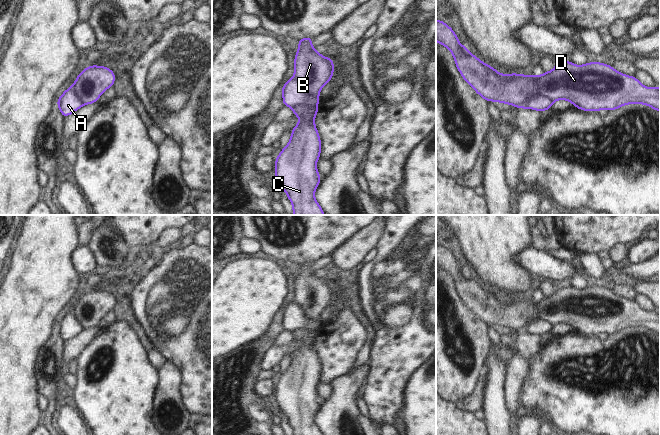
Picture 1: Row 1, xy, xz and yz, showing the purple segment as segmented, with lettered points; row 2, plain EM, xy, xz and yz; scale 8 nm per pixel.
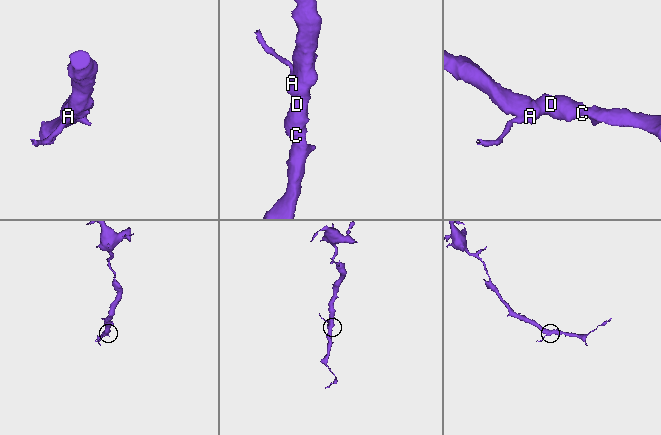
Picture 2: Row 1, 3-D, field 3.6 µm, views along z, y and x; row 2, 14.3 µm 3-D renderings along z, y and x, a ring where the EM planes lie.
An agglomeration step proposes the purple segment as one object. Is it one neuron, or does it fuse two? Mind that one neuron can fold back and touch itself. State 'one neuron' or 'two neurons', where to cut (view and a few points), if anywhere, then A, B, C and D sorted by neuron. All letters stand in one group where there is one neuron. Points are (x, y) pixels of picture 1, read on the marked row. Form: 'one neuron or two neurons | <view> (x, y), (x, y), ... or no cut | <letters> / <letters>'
two neurons | yz (552, 101), (545, 96), (534, 95), (519, 108) | A / B C D

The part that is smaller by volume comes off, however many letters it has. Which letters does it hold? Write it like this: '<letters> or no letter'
A

